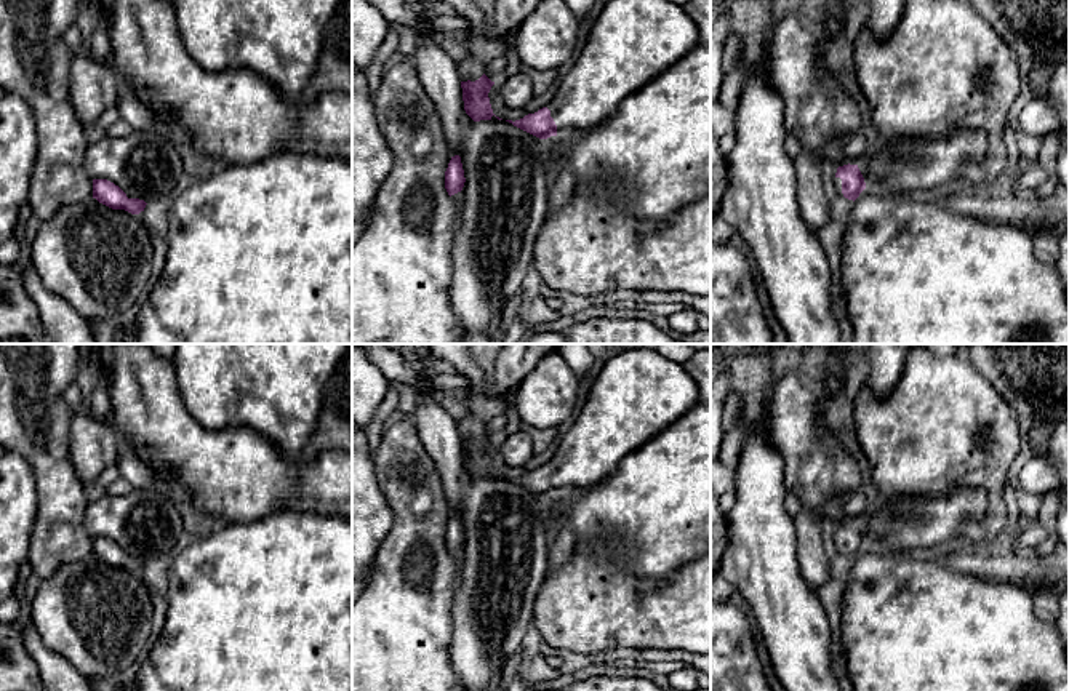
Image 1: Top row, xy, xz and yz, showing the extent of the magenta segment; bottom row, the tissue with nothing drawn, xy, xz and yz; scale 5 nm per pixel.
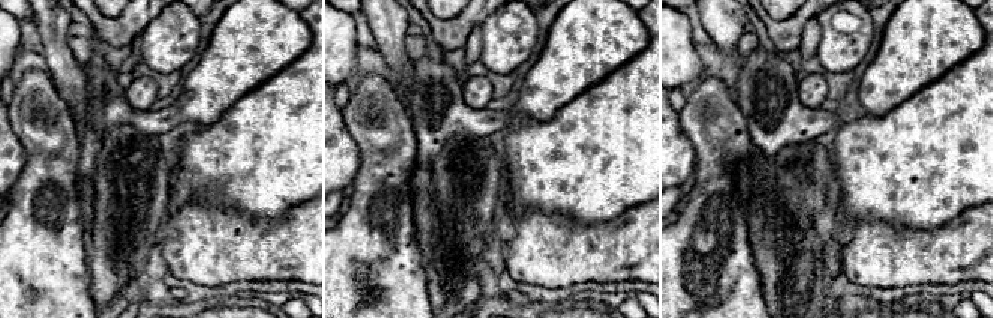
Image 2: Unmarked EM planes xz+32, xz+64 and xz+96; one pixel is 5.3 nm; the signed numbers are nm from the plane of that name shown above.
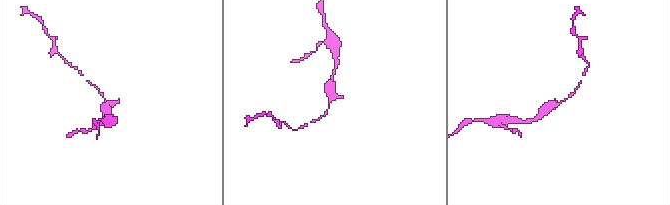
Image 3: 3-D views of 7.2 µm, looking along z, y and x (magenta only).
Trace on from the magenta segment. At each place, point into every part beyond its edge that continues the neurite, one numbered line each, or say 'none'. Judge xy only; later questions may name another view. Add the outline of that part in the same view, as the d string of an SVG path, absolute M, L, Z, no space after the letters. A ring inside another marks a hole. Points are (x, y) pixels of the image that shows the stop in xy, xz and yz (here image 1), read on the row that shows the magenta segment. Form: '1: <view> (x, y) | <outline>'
none

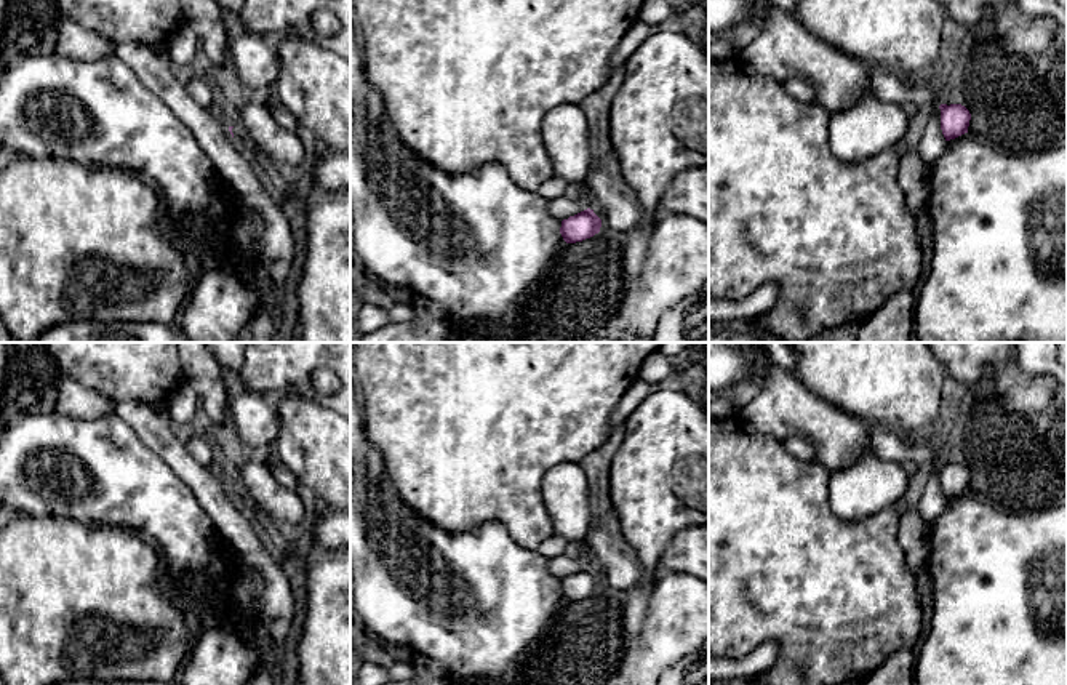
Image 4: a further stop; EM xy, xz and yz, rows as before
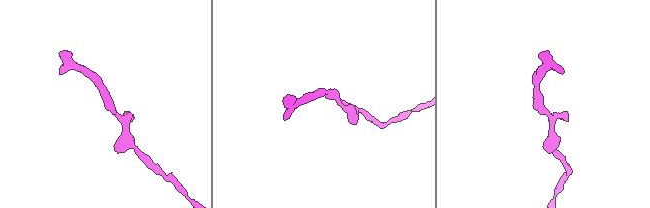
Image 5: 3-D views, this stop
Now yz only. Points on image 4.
none

